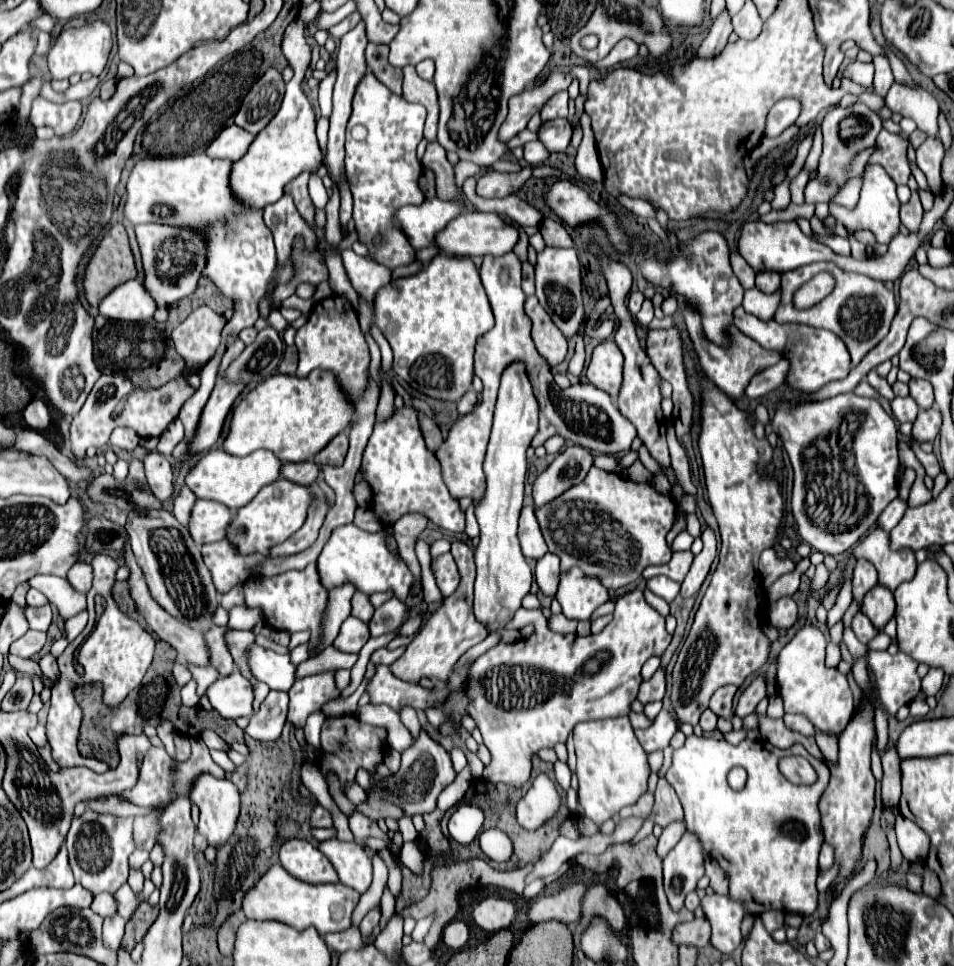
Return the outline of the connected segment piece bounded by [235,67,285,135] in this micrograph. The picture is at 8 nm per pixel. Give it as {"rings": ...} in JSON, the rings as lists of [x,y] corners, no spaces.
{"rings":[[[269,67],[265,75],[255,81],[251,91],[245,95],[239,111],[235,113],[235,125],[249,133],[259,133],[277,115],[285,95],[285,81],[279,69]]]}

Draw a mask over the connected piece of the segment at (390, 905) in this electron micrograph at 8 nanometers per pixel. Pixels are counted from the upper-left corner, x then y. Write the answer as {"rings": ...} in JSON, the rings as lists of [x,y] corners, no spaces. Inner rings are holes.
{"rings":[[[385,891],[383,899],[381,899],[381,911],[383,911],[383,915],[381,915],[379,927],[381,927],[381,929],[385,929],[385,927],[387,927],[387,923],[389,923],[389,919],[391,919],[391,915],[395,913],[395,901],[393,901],[393,897],[389,895],[389,891]]]}

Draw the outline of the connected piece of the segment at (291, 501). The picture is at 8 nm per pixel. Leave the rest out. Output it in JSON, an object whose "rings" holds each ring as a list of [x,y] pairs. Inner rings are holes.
{"rings":[[[277,479],[257,493],[257,497],[237,511],[233,523],[227,529],[227,539],[237,545],[241,553],[267,553],[273,545],[289,539],[307,519],[309,505],[313,503],[313,489],[297,485],[289,479]]]}

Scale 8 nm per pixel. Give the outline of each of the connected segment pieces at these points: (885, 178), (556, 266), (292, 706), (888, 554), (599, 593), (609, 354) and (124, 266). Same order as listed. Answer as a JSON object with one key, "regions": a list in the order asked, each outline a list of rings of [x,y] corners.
{"regions":[[[[869,165],[865,169],[865,181],[861,187],[861,197],[853,209],[829,204],[830,214],[836,221],[851,231],[863,231],[863,229],[871,231],[877,237],[877,243],[891,243],[891,239],[899,233],[899,227],[901,227],[899,209],[901,209],[901,203],[899,203],[897,193],[895,193],[895,183],[881,165]]],[[[545,247],[537,255],[537,265],[535,265],[535,285],[537,285],[537,299],[541,307],[551,315],[553,323],[559,327],[559,331],[571,339],[575,337],[587,319],[585,313],[585,303],[583,303],[583,283],[581,283],[581,269],[579,269],[579,259],[575,249],[555,249],[555,247]]],[[[333,671],[299,679],[293,685],[293,691],[289,691],[291,703],[289,703],[287,721],[293,727],[303,729],[307,717],[315,711],[321,711],[321,707],[327,701],[339,697],[339,693],[341,691],[335,687],[335,681],[333,681]]],[[[875,527],[863,541],[853,549],[855,557],[863,557],[877,565],[879,583],[895,591],[903,581],[909,581],[915,575],[917,561],[911,549],[891,549],[889,531]]],[[[571,569],[569,573],[561,573],[555,599],[561,603],[565,617],[589,621],[591,613],[609,599],[609,593],[595,577],[583,577],[579,569]]],[[[607,339],[595,347],[591,363],[585,369],[585,375],[589,383],[609,393],[613,399],[619,395],[623,383],[623,355],[619,353],[615,341]]],[[[121,223],[113,225],[89,261],[85,275],[85,291],[89,305],[97,307],[101,299],[117,285],[135,279],[137,267],[129,245],[127,231]]]]}

